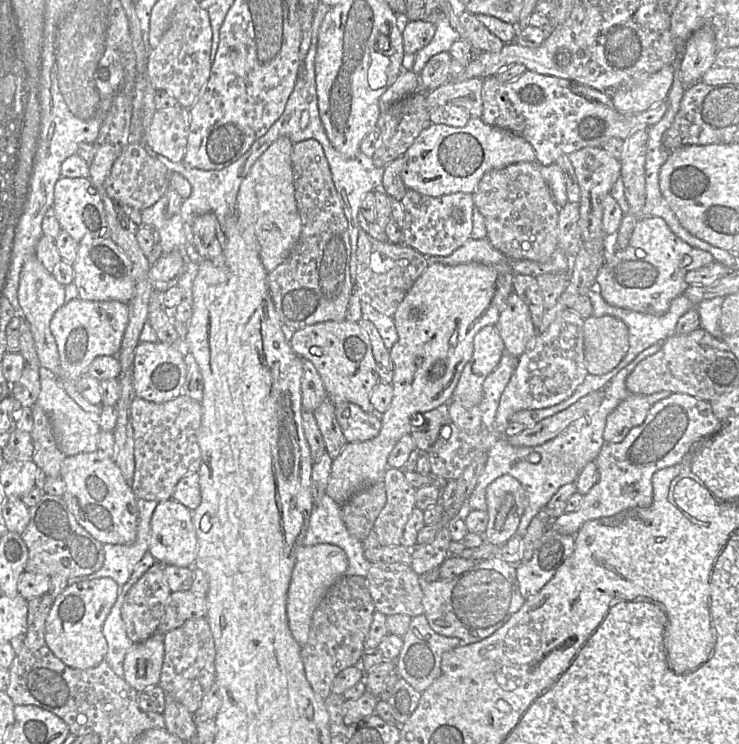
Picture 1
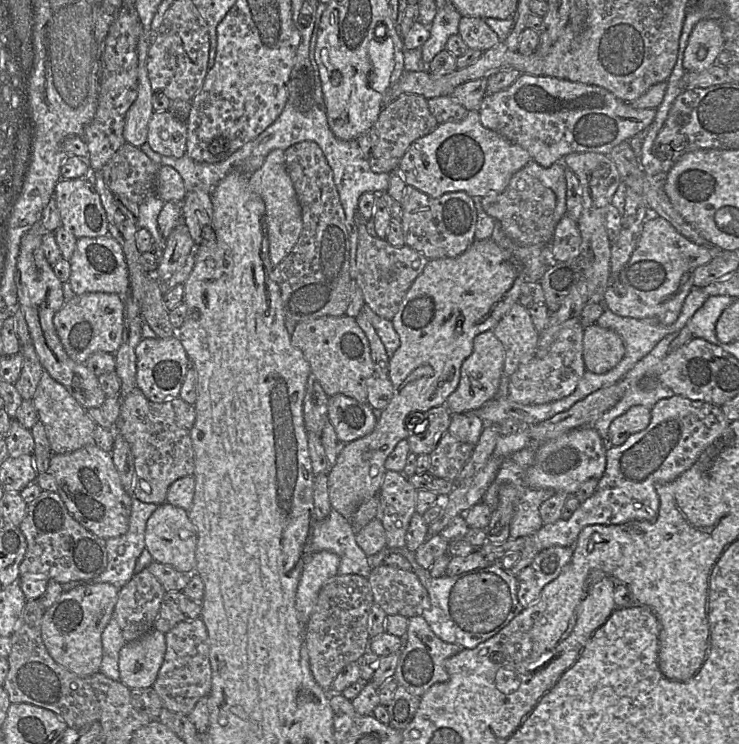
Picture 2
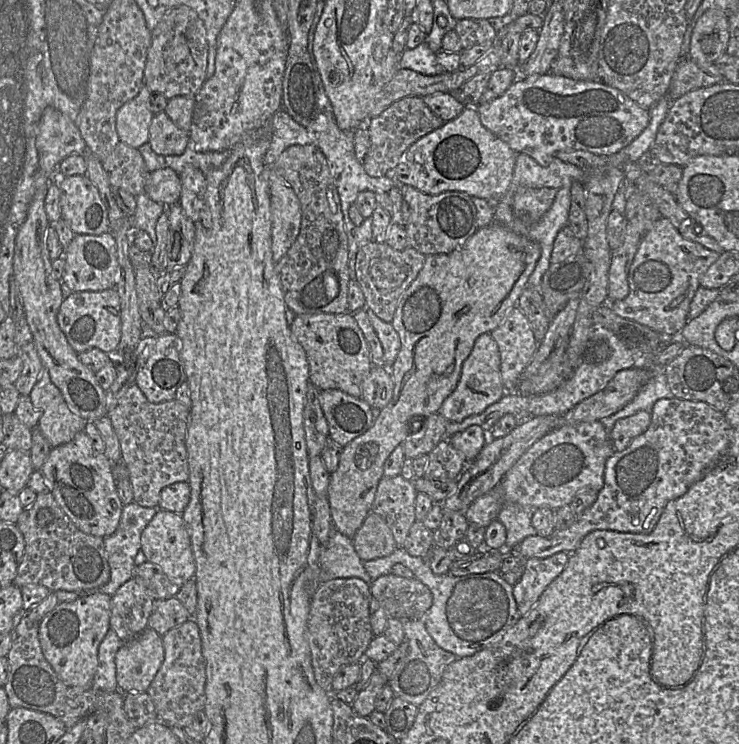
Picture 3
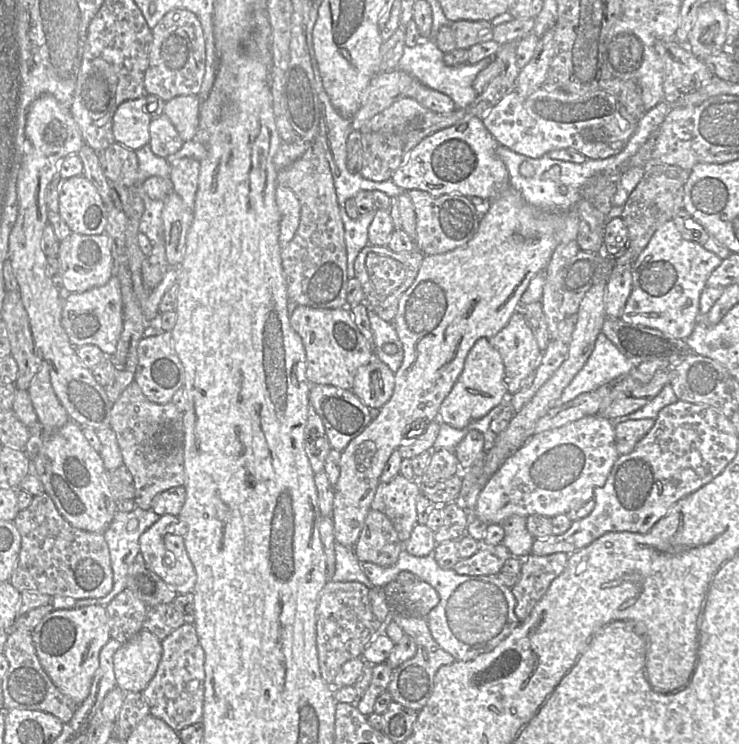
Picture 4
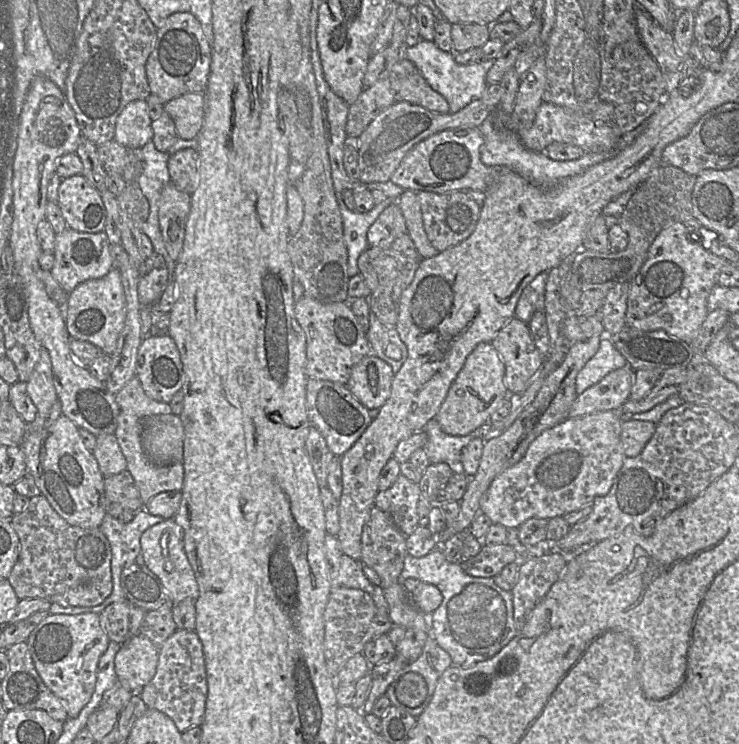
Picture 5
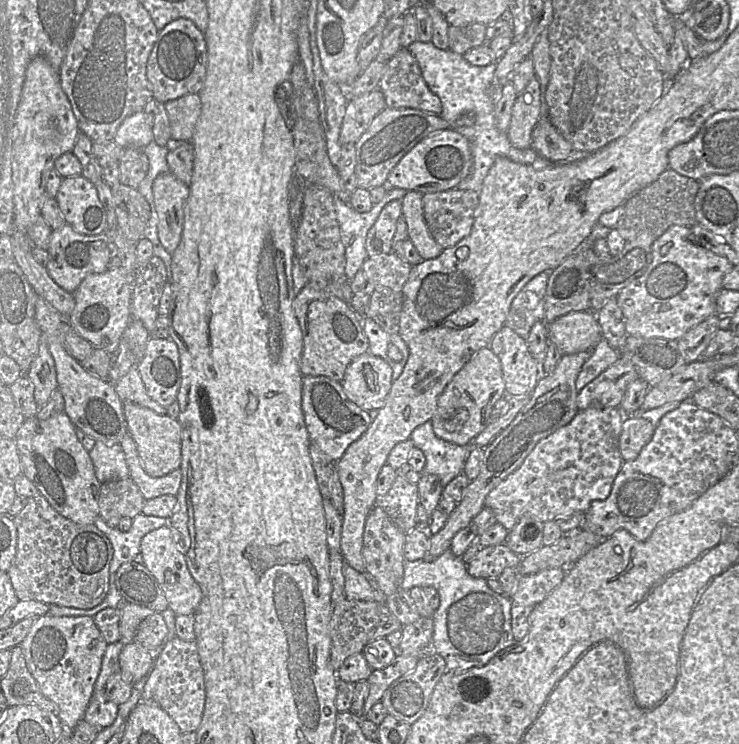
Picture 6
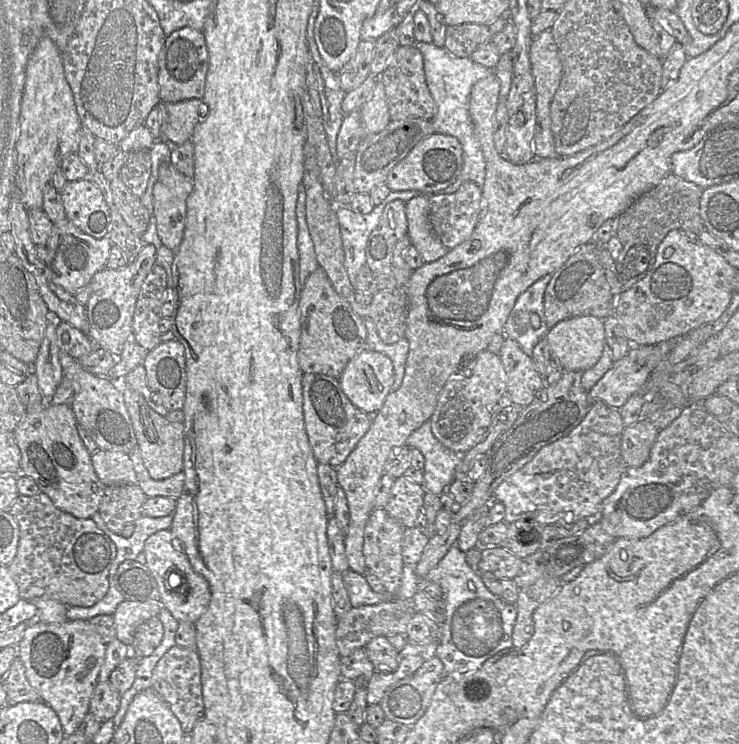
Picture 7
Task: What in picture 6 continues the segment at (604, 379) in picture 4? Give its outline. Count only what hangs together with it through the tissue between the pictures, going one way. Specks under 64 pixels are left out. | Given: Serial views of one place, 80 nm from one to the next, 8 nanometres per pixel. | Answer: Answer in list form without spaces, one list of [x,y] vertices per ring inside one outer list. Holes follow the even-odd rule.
[[[602,338],[592,350],[590,358],[585,362],[577,377],[576,389],[578,392],[616,363],[619,357],[619,352],[611,347],[605,338]]]

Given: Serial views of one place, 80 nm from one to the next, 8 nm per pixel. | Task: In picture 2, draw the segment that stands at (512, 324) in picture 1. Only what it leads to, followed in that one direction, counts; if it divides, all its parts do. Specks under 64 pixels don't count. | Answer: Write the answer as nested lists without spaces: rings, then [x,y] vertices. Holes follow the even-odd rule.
[[[519,302],[509,309],[492,331],[504,347],[504,376],[510,377],[519,365],[536,355],[539,333],[529,312]]]

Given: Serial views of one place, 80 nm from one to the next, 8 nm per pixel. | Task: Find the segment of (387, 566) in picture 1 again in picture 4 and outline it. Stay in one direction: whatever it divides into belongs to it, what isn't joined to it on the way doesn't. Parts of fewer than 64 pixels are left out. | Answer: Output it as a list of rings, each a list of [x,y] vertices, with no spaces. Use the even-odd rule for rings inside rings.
[[[394,580],[382,589],[390,612],[404,617],[426,618],[439,602],[437,591],[422,580],[409,584]]]

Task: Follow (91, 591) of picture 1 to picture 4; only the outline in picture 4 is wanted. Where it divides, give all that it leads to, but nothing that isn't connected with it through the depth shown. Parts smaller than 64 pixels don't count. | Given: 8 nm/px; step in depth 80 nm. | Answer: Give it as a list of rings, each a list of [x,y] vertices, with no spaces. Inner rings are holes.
[[[102,605],[53,610],[32,631],[33,643],[43,669],[53,684],[77,706],[89,695],[99,666],[100,651],[110,638],[106,606]]]

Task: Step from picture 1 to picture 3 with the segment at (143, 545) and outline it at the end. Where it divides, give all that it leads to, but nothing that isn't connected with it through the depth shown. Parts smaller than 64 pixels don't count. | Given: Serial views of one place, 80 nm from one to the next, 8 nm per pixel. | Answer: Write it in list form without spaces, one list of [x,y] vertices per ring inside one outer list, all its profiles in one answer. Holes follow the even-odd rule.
[[[135,501],[123,507],[116,531],[104,538],[110,568],[109,581],[95,590],[113,596],[124,583],[134,577],[135,557],[141,549],[141,534],[159,510],[159,506],[143,507]]]

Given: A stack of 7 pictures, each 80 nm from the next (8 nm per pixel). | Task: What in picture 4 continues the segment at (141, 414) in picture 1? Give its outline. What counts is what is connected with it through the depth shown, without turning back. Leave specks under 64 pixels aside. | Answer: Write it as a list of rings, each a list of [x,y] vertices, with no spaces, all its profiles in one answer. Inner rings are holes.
[[[135,381],[113,403],[110,426],[116,434],[123,464],[133,477],[133,500],[143,510],[152,509],[153,499],[161,492],[185,484],[182,416],[183,413],[172,402],[156,404],[149,401]],[[167,431],[172,434],[174,446],[160,444],[162,435]]]

